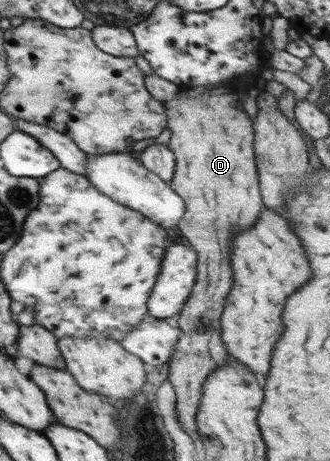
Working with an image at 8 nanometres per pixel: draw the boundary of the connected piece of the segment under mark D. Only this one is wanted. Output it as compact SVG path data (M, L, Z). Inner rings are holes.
M181 89L174 95L172 101L164 104L168 119L167 127L172 132L172 138L168 141L167 146L175 155L175 172L170 184L175 193L186 203L186 213L179 221L178 227L190 245L194 247L194 251L198 253L198 277L180 311L182 317L178 317L181 336L172 354L172 359L168 363L168 379L172 383L177 397L175 405L177 418L186 433L199 443L195 415L199 407L203 383L210 376L212 370L222 367L227 363L226 359L230 359L222 342L221 325L218 325L218 317L222 313L226 295L232 287L230 251L226 251L226 249L230 249L230 239L236 233L240 233L256 223L264 205L260 199L259 175L253 148L253 123L250 123L250 117L246 115L247 111L243 108L238 96L230 90L227 93L218 93L218 95L207 93L198 95L198 97L188 97L188 95L184 95L184 92Z

